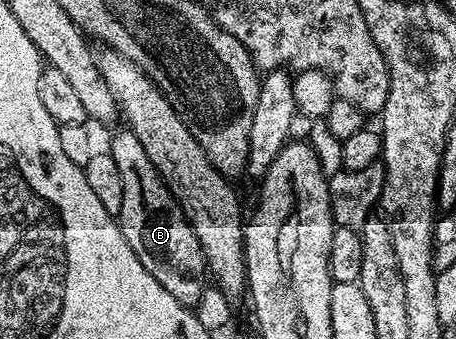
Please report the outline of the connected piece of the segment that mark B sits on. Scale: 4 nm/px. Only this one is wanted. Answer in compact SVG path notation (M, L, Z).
M122 130L112 137L111 147L109 147L113 162L121 172L123 186L121 209L117 216L121 233L129 249L137 253L137 261L141 261L141 265L145 265L145 269L149 269L149 273L153 273L153 277L157 277L157 281L161 281L161 285L165 285L165 289L169 289L169 293L173 293L173 297L177 297L179 303L185 307L194 308L205 290L205 284L199 280L199 274L204 274L205 264L203 250L197 241L197 233L193 233L191 222L185 217L181 205L175 200L175 194L167 188L165 181L157 173L153 161L149 161L141 141L137 141L137 137L131 130Z

